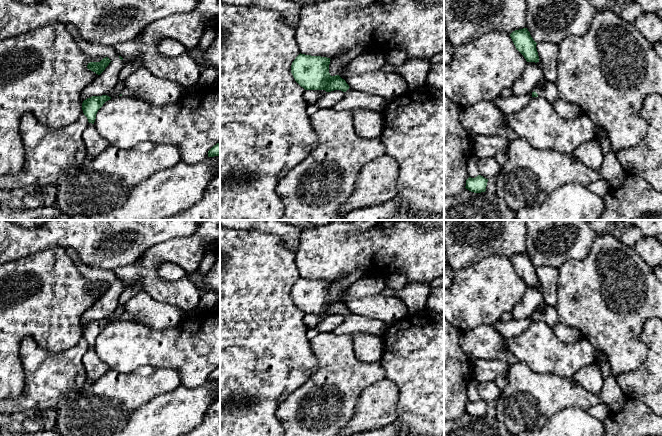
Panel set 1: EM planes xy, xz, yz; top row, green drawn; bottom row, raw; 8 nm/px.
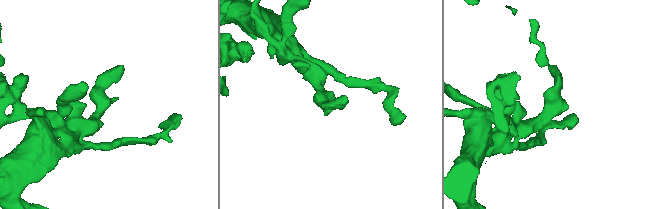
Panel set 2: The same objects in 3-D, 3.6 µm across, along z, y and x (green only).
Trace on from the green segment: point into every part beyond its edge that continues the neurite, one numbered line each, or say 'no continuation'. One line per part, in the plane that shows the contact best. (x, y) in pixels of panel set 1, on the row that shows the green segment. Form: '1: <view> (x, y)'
1: xz (353, 99)

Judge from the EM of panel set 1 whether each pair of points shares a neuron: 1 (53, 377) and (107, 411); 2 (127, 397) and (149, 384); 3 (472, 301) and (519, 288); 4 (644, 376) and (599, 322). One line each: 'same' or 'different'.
1: same
2: same
3: same
4: different

